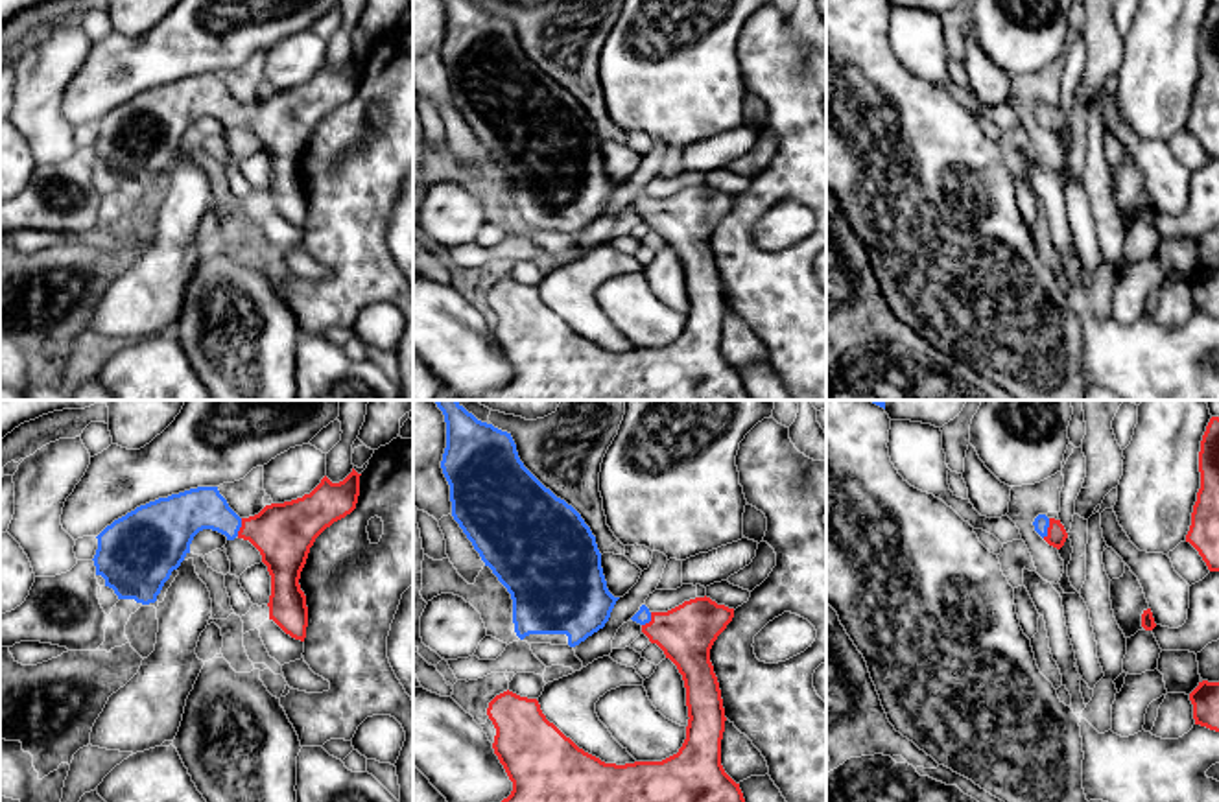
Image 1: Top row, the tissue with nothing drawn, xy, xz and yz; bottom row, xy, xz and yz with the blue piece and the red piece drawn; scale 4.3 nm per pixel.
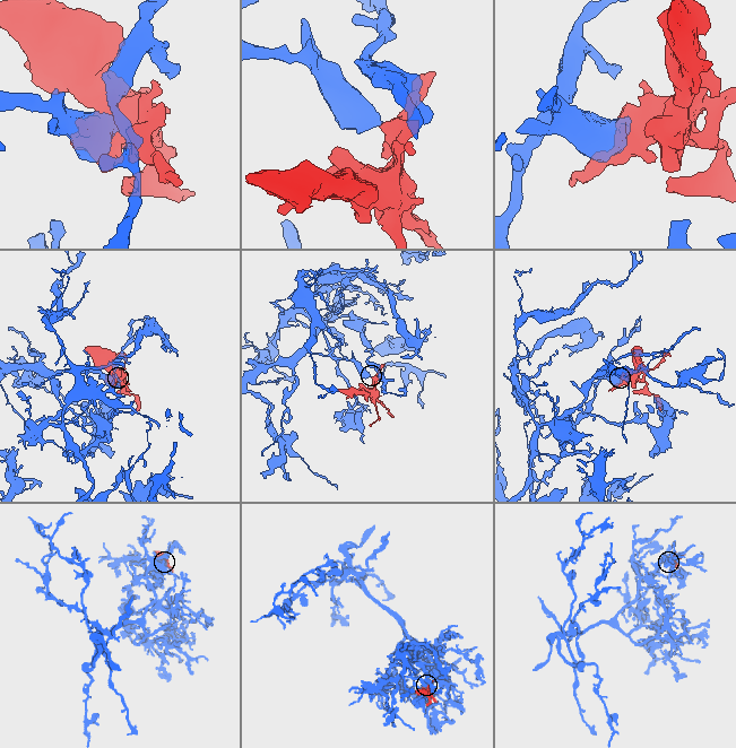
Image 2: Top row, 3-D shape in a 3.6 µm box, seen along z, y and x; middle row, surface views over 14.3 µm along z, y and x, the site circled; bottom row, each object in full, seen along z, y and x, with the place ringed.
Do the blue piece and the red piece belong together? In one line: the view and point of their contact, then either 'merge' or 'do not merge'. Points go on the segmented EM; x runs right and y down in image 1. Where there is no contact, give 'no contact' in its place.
yz (1048, 526) | merge

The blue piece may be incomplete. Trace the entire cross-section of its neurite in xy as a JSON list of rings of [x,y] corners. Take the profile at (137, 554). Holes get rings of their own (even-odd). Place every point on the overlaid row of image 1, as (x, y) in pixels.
[[[354,468],[339,483],[332,483],[325,476],[310,494],[266,505],[258,514],[249,518],[240,518],[219,494],[218,487],[197,487],[159,498],[114,520],[96,537],[98,549],[92,559],[96,575],[105,579],[105,586],[112,588],[118,599],[135,599],[136,603],[149,605],[157,601],[172,572],[190,553],[190,544],[199,531],[212,529],[225,535],[227,540],[238,537],[249,540],[260,551],[262,562],[271,575],[269,619],[291,638],[304,642],[308,607],[299,584],[301,572],[315,538],[356,509],[360,476]]]

